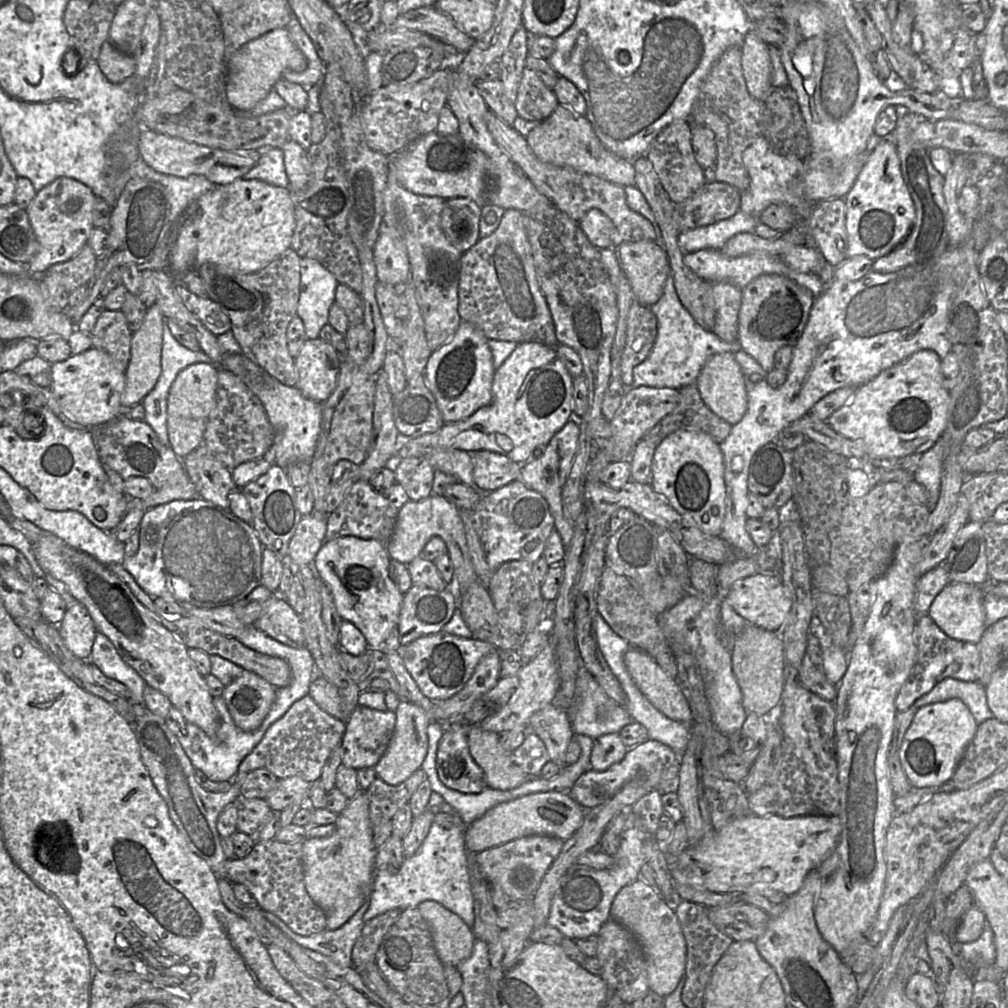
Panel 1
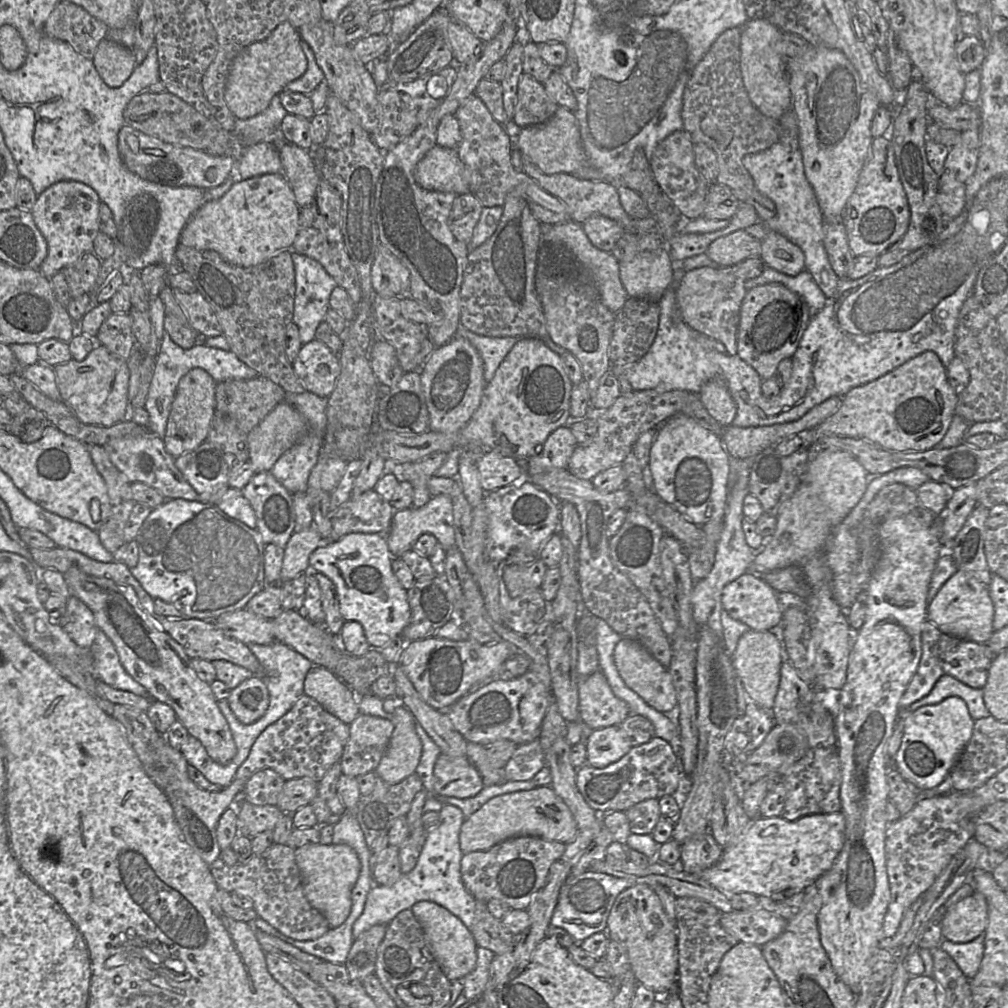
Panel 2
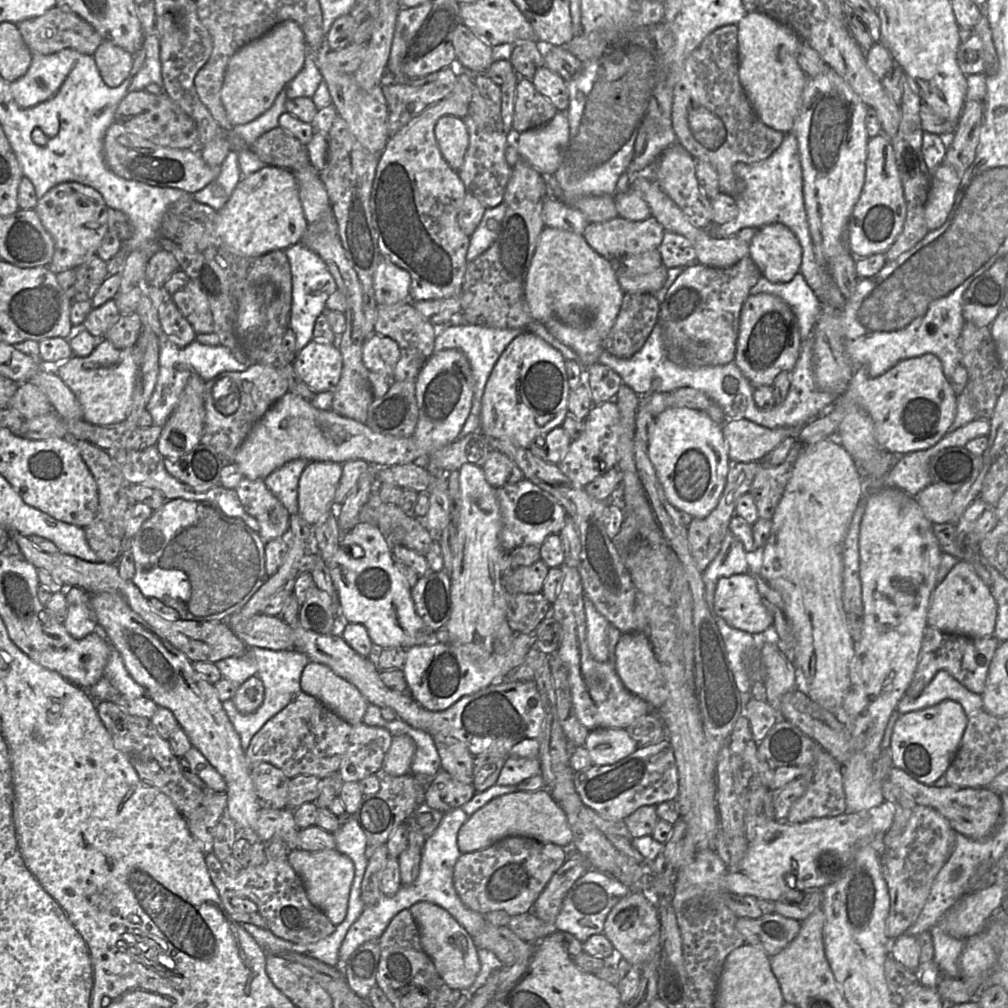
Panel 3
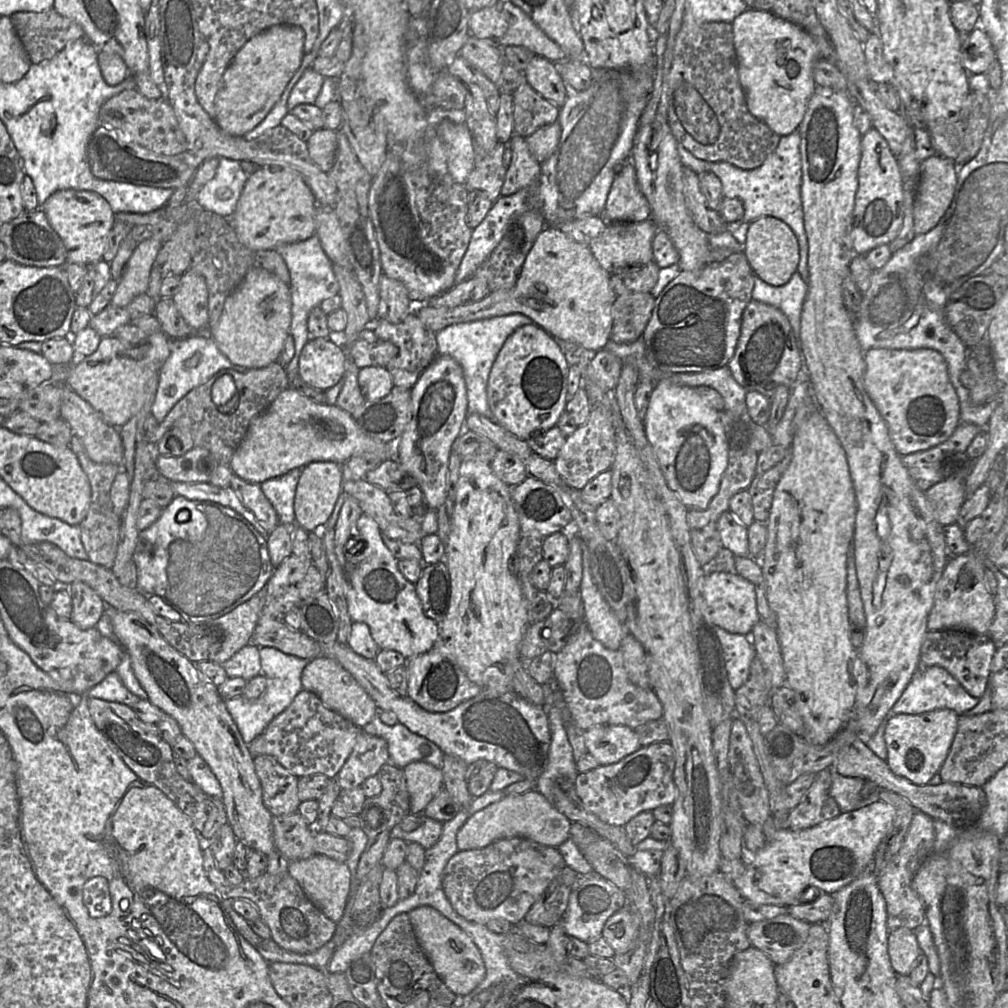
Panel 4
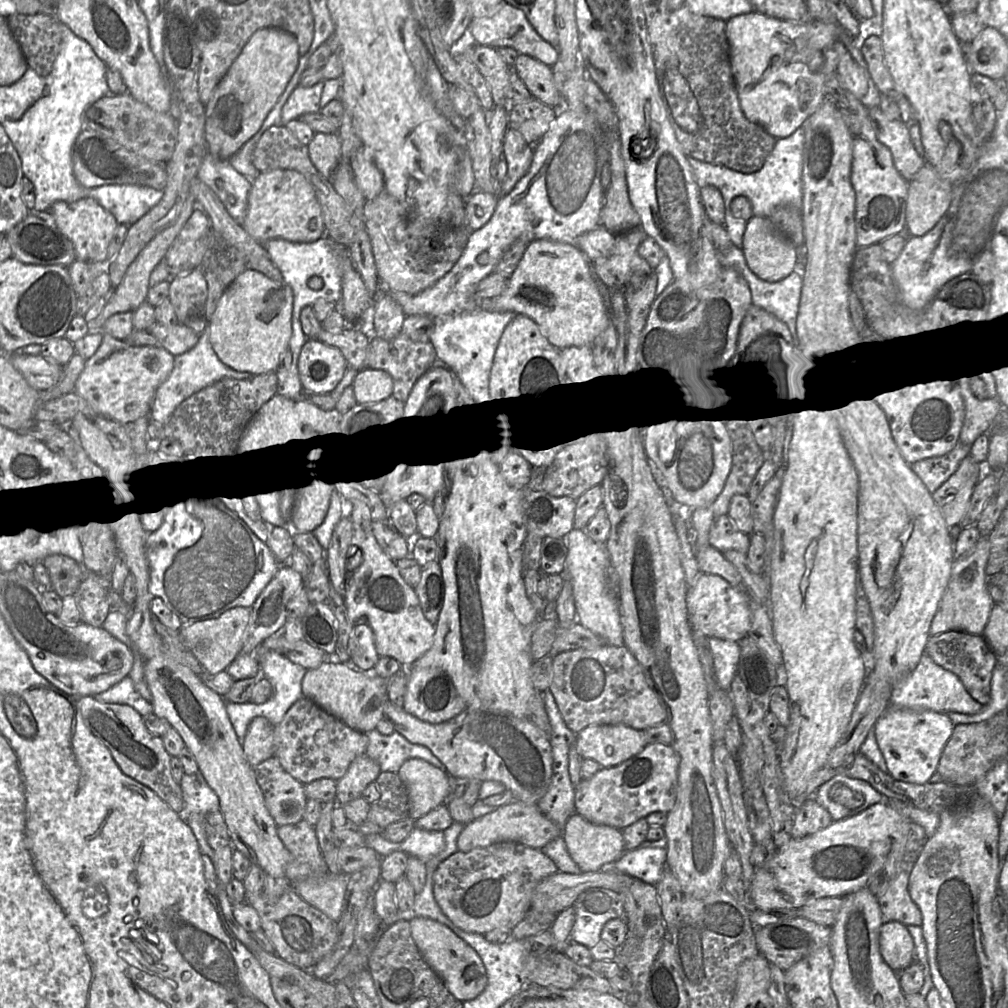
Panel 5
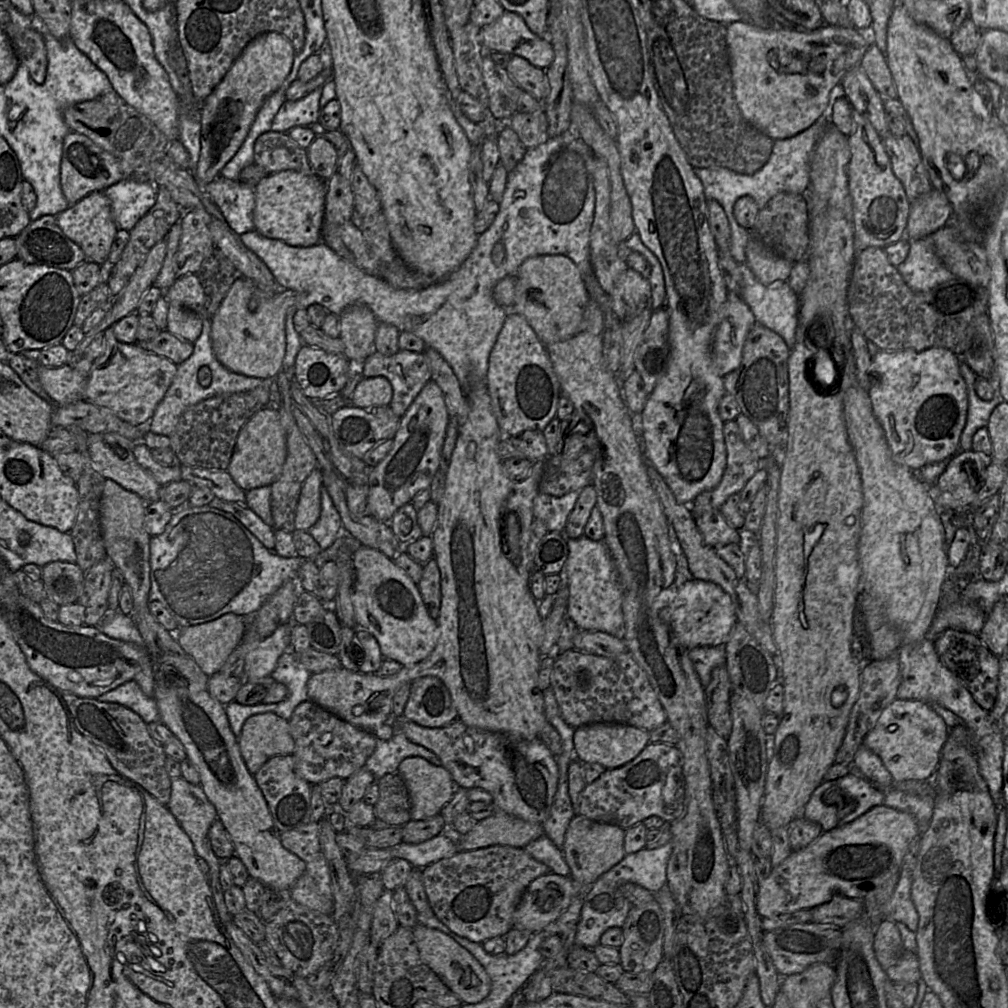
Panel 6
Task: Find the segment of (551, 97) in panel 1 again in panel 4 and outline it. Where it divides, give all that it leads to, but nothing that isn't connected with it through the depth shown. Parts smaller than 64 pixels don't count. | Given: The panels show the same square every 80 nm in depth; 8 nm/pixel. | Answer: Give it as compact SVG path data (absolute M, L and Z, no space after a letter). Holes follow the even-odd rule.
M524 81L513 94L513 130L514 133L526 138L538 129L557 122L560 109L549 100L537 93Z

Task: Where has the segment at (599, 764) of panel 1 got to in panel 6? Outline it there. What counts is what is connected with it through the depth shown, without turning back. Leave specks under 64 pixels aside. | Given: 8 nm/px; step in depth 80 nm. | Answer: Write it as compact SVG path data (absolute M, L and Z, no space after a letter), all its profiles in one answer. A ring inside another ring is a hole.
M592 723L575 729L574 758L581 763L598 763L607 769L621 767L634 758L650 743L649 732L622 723Z

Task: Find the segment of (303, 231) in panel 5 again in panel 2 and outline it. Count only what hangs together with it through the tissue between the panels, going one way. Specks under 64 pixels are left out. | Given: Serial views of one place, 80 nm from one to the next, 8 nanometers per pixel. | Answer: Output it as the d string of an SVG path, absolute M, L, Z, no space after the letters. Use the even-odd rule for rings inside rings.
M283 173L263 174L255 176L247 180L235 182L232 187L219 199L202 204L197 211L191 216L185 227L183 228L179 243L192 247L197 250L213 250L217 252L223 259L230 264L240 267L250 267L260 264L261 262L279 254L284 250L291 250L293 242L298 232L298 219L300 207L297 205L294 193Z

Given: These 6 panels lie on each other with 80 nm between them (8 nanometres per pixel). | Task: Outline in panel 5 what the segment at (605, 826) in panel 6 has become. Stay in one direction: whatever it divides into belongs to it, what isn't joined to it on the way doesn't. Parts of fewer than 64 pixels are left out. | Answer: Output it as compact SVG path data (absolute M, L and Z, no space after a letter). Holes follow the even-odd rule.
M577 813L566 822L562 836L583 873L612 866L627 851L621 829L594 823Z

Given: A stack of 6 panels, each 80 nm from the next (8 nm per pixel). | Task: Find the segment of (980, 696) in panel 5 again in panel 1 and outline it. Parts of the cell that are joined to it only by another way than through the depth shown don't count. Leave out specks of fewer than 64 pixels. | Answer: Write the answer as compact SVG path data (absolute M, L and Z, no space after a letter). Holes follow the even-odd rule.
M923 616L917 621L914 627L914 639L917 656L906 681L896 696L897 711L907 710L917 699L930 692L945 678L967 682L979 680L981 657L976 644L949 637L929 616Z

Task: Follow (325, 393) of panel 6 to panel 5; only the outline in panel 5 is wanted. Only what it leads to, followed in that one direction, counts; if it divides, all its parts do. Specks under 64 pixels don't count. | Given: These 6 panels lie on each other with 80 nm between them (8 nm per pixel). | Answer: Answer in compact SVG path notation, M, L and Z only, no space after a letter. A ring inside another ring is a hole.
M315 338L306 341L298 359L299 379L309 394L330 394L349 368L339 349Z

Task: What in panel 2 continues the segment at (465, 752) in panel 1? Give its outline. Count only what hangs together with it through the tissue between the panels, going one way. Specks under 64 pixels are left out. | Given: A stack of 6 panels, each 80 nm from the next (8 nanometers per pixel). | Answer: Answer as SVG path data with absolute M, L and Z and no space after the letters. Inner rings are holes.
M438 756L434 766L433 794L465 799L484 788L476 767L467 757Z

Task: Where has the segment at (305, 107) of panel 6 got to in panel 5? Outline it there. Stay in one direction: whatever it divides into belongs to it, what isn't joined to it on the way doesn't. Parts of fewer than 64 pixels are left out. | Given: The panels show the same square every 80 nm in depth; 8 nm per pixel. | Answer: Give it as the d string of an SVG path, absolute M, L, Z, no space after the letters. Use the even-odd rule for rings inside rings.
M323 81L311 87L297 85L282 109L282 125L285 126L289 121L299 119L304 114L320 112L323 88Z

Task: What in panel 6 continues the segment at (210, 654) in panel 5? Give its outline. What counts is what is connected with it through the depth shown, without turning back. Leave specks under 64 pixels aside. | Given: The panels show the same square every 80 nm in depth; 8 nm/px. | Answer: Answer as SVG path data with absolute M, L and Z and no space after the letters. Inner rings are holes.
M227 613L213 621L179 629L175 634L182 649L195 660L207 676L211 676L220 671L241 642L246 632L247 621L248 617Z

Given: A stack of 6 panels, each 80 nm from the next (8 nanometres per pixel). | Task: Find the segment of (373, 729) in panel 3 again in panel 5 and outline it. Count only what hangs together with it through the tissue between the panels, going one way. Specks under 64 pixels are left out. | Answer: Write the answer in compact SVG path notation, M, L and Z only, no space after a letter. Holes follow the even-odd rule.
M362 754L355 758L345 775L336 783L336 804L346 803L362 796L364 789L381 773L379 764Z

